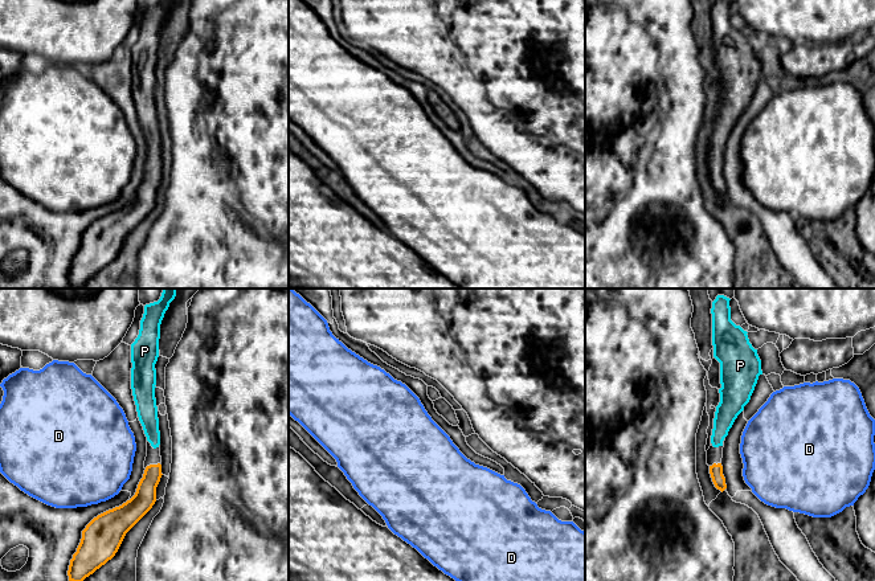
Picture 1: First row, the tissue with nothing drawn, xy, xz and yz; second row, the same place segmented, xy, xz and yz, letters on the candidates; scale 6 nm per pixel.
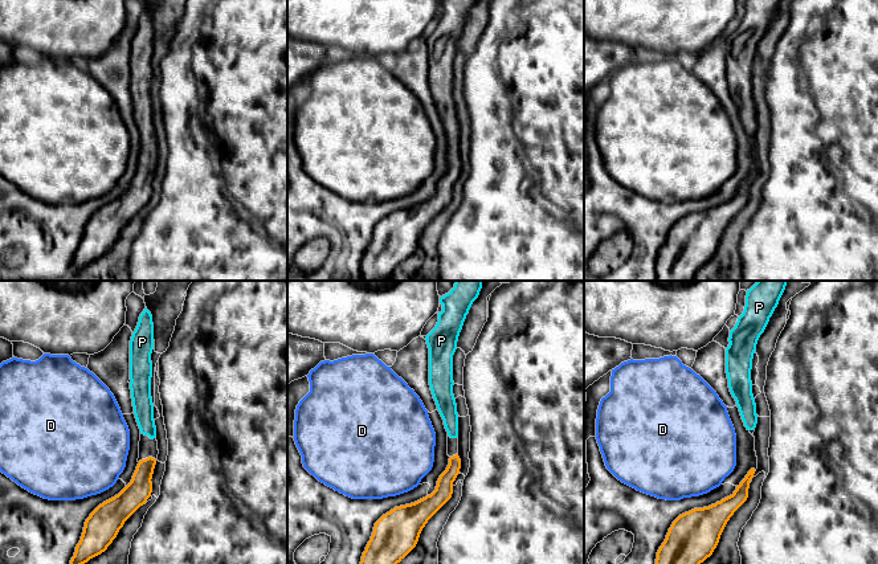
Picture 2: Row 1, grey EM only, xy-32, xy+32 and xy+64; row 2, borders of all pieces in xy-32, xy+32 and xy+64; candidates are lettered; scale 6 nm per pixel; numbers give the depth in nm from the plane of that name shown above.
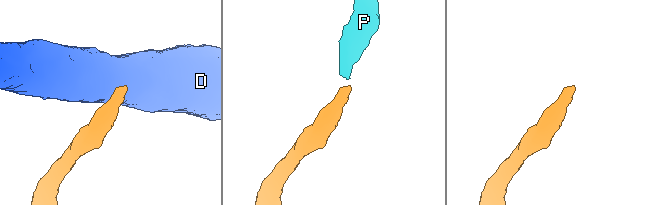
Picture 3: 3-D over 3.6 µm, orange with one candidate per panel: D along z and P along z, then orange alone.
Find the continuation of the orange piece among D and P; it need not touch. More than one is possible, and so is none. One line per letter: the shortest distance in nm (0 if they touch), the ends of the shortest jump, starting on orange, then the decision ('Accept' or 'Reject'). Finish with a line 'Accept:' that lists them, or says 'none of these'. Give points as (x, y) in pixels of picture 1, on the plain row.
D: Distance 60 nm. Across: xy (109, 213), (105, 204). Reject
P: Distance 100 nm. Across: xy (158, 167), (155, 151). Accept
Accept: P

